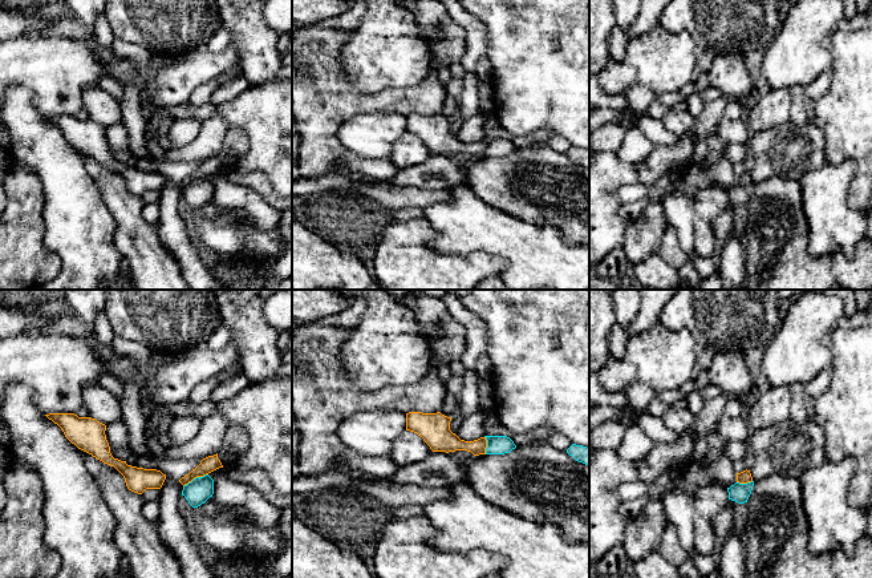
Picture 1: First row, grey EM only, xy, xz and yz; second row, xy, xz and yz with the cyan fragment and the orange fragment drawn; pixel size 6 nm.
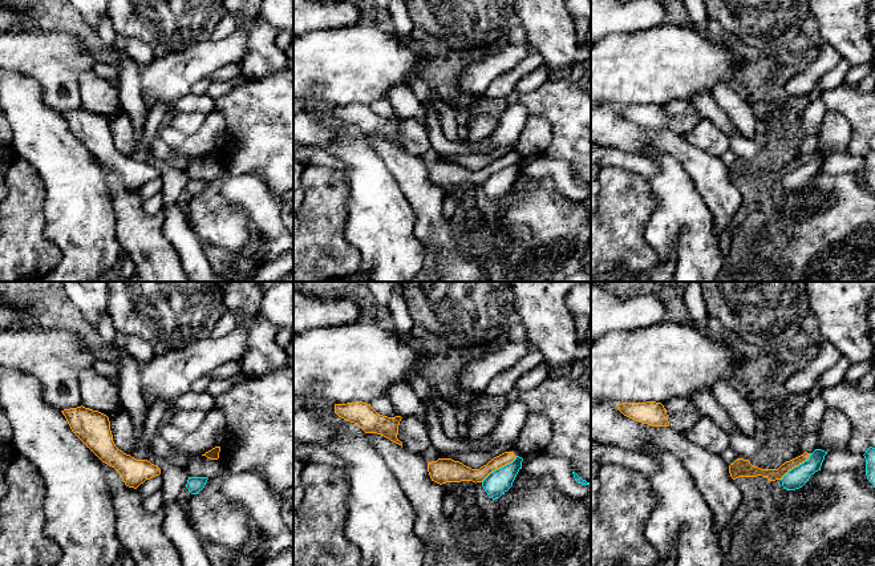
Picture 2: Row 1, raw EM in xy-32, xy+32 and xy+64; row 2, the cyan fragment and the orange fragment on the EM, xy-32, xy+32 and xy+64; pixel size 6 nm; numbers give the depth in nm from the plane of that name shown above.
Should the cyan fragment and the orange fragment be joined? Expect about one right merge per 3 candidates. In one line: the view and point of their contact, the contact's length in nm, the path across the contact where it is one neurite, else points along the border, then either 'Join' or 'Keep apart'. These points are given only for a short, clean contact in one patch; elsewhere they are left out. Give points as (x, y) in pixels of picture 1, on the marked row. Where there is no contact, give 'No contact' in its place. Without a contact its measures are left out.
Touches cyan at xy (197, 477). Shared border 170 nm. Boundary: xy (207, 473), (194, 477), (183, 486). Keep apart

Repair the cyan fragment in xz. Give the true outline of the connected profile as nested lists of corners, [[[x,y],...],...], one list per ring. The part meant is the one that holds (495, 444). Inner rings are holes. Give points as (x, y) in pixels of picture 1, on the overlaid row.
[[[484,436],[487,440],[486,454],[504,454],[516,448],[507,436]]]

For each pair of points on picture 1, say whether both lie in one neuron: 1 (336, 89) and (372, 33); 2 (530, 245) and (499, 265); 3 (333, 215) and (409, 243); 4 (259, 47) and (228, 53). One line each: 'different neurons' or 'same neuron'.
1: different neurons
2: different neurons
3: different neurons
4: different neurons

